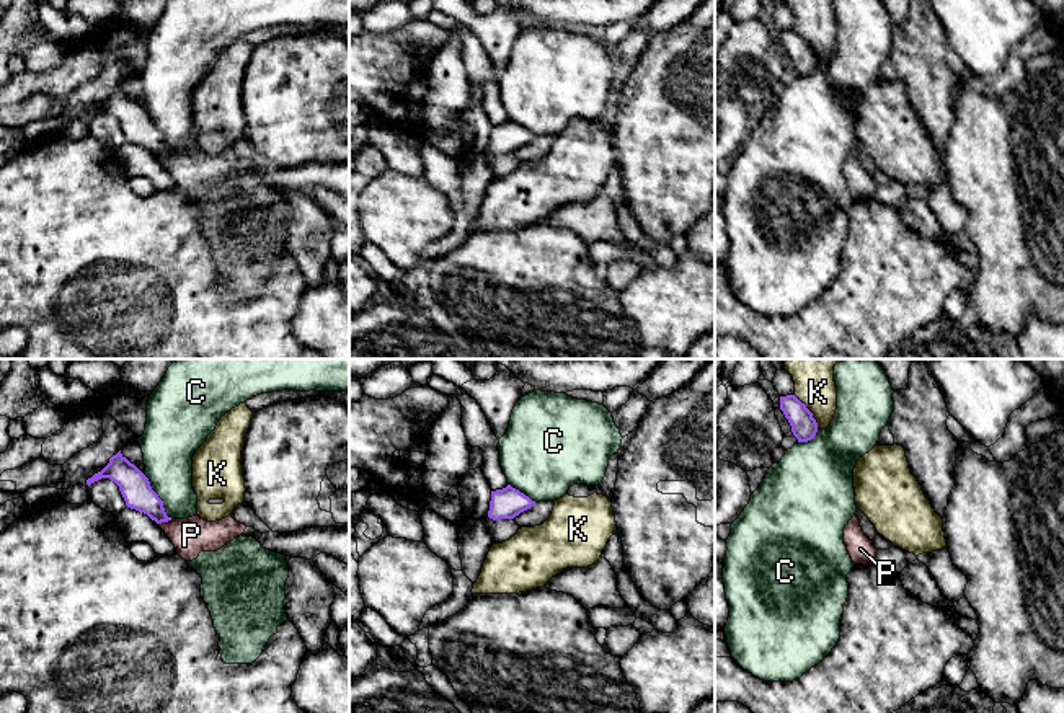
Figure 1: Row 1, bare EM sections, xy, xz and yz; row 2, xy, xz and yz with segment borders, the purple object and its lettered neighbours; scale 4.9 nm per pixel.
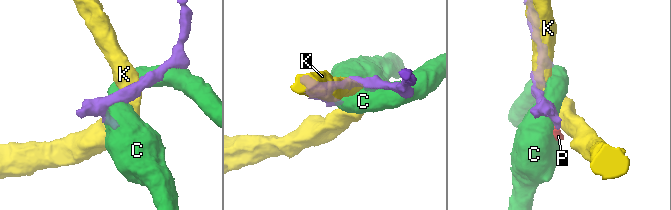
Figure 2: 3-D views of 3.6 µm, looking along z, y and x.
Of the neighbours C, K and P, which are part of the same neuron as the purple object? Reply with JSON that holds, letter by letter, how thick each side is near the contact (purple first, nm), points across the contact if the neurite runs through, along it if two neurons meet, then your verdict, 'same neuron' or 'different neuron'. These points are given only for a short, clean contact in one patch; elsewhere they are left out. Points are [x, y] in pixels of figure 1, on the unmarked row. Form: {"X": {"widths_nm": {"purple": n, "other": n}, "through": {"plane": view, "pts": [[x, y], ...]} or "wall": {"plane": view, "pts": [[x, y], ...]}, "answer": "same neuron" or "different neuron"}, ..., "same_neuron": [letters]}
{"C": {"widths_nm": {"purple": 150, "other": 260}, "answer": "different neuron"}, "K": {"widths_nm": {"purple": 130, "other": 200}, "wall": {"plane": "yz", "pts": [[793, 30], [811, 48], [818, 62]]}, "answer": "different neuron"}, "P": {"widths_nm": {"purple": 150, "other": 180}, "through": {"plane": "xy", "pts": [[134, 121], [165, 155], [173, 163], [191, 170]]}, "answer": "same neuron"}, "same_neuron": ["P"]}

